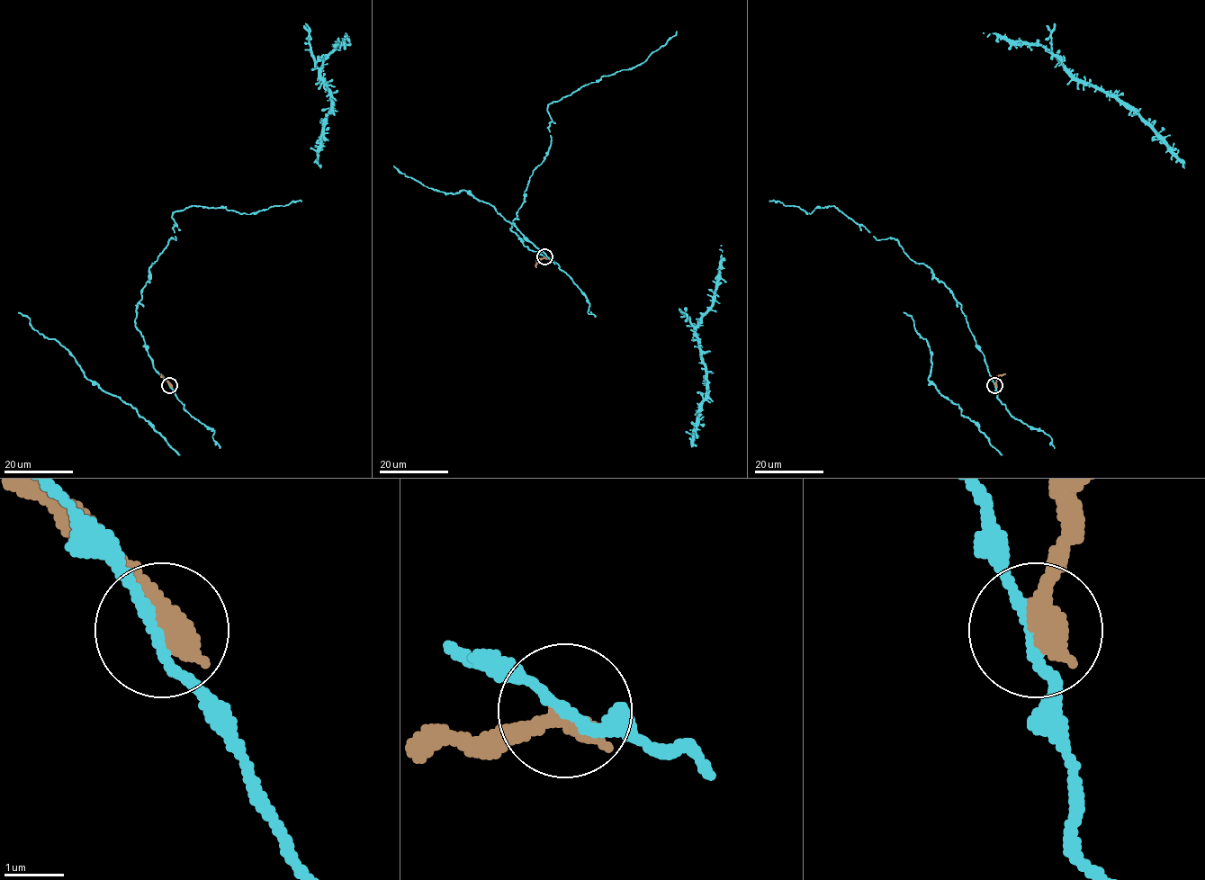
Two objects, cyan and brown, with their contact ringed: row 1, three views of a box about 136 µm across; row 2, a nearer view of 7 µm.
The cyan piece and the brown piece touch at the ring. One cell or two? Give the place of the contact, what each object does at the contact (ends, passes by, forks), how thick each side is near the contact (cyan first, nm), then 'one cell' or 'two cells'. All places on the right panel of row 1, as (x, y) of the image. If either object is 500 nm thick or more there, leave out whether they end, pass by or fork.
at (994, 385); cyan passes by; brown ends there; 160 nm thick on the cyan side, 460 nm on the other; two cells

